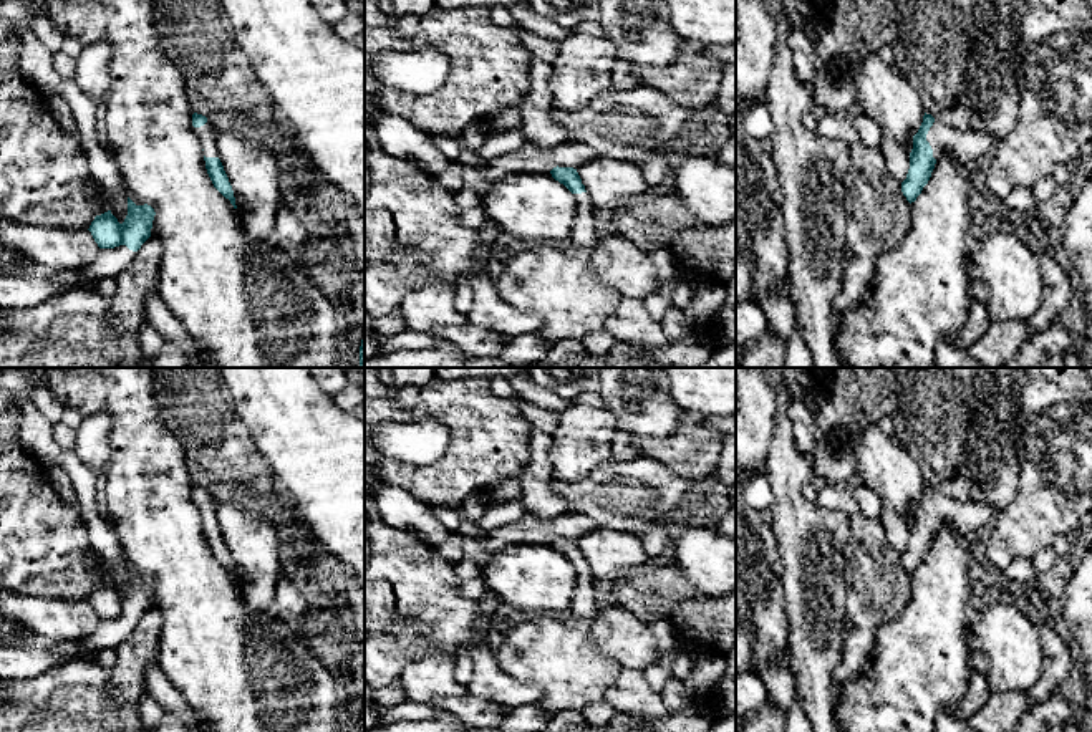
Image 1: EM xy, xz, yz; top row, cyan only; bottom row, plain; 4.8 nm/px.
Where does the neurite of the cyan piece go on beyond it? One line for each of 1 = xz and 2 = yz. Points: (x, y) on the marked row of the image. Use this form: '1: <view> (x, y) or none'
1: none
2: none

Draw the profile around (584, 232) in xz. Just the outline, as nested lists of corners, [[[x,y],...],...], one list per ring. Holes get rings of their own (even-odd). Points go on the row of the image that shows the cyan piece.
[[[588,192],[575,194],[575,200],[575,222],[563,248],[573,253],[587,253],[597,238],[595,207]]]

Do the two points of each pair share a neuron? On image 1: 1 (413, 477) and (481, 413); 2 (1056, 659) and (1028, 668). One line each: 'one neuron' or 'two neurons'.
1: one neuron
2: two neurons

